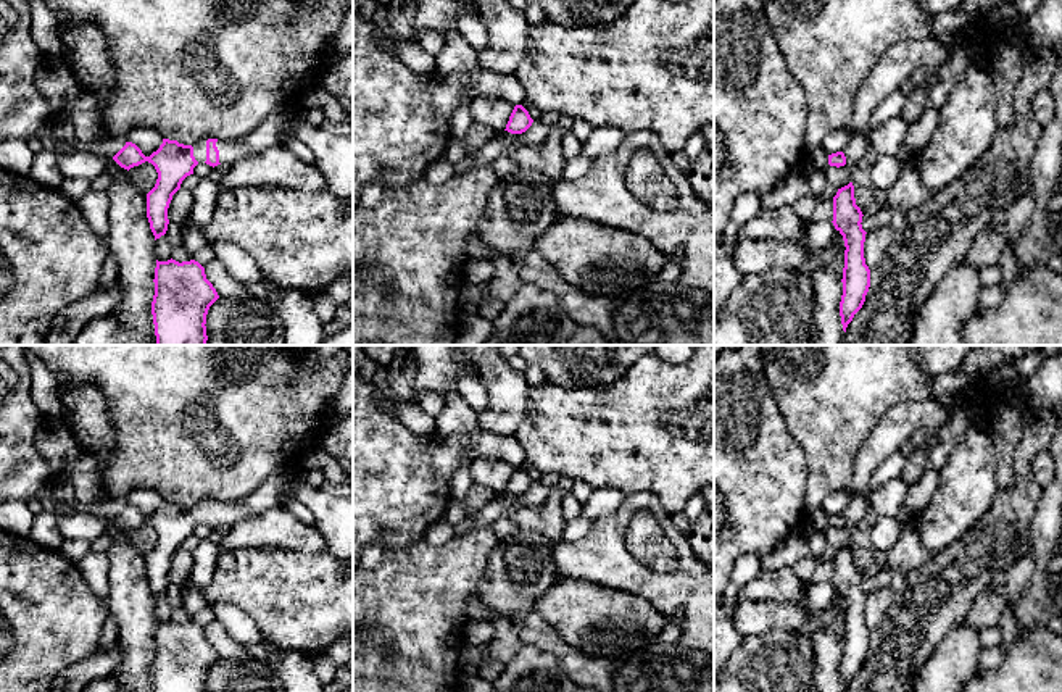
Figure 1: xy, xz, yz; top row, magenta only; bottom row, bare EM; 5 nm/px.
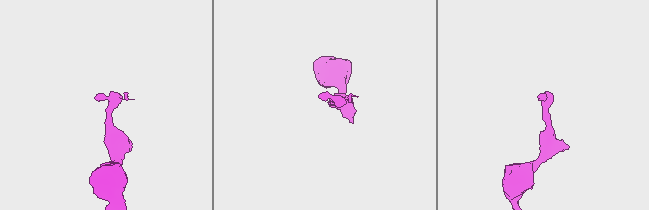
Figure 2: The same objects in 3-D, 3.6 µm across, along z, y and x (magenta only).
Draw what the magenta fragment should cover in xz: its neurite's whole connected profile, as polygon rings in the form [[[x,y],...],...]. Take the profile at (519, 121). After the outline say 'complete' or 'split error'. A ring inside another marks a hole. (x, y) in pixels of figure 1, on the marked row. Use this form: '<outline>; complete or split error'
[[[516,105],[506,124],[508,132],[522,134],[532,126],[533,119],[522,105]]]; complete

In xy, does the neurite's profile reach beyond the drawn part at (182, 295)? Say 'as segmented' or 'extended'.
as segmented

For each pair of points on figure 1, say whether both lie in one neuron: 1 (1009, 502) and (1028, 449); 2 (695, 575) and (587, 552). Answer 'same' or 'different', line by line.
1: same
2: same

